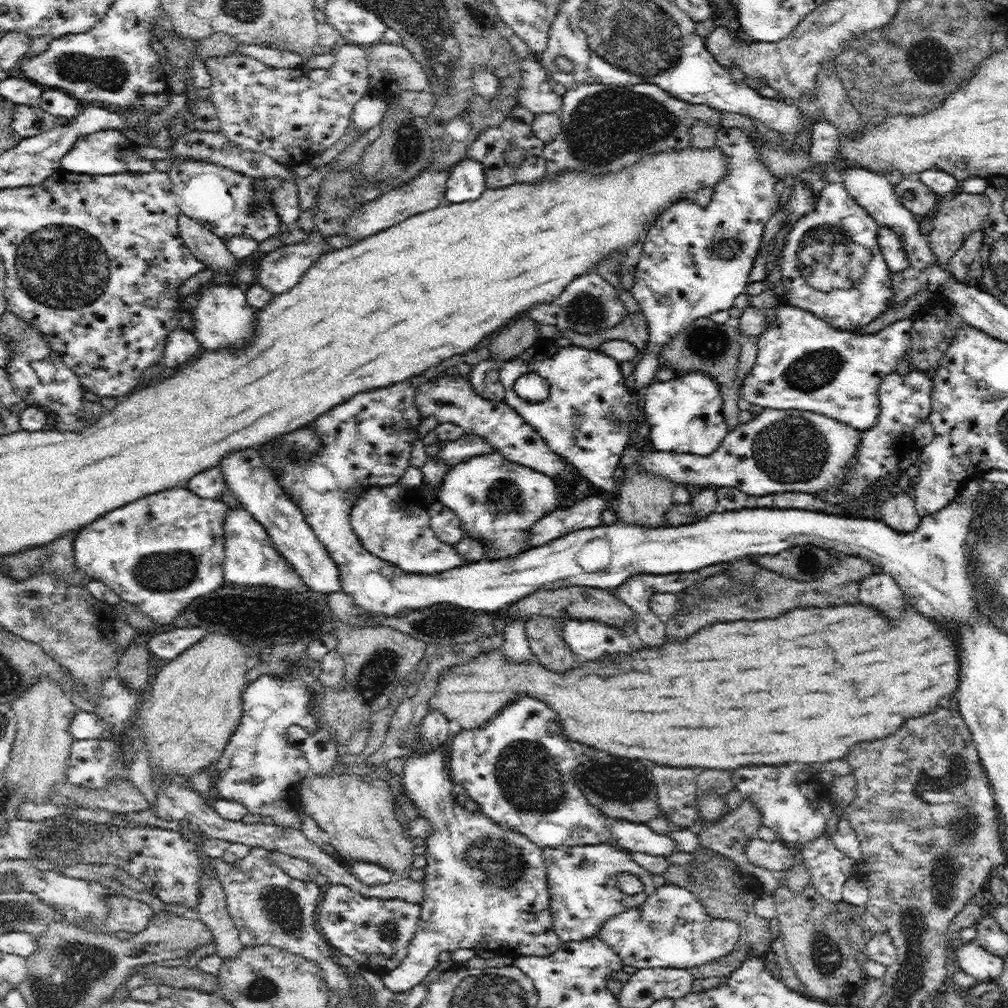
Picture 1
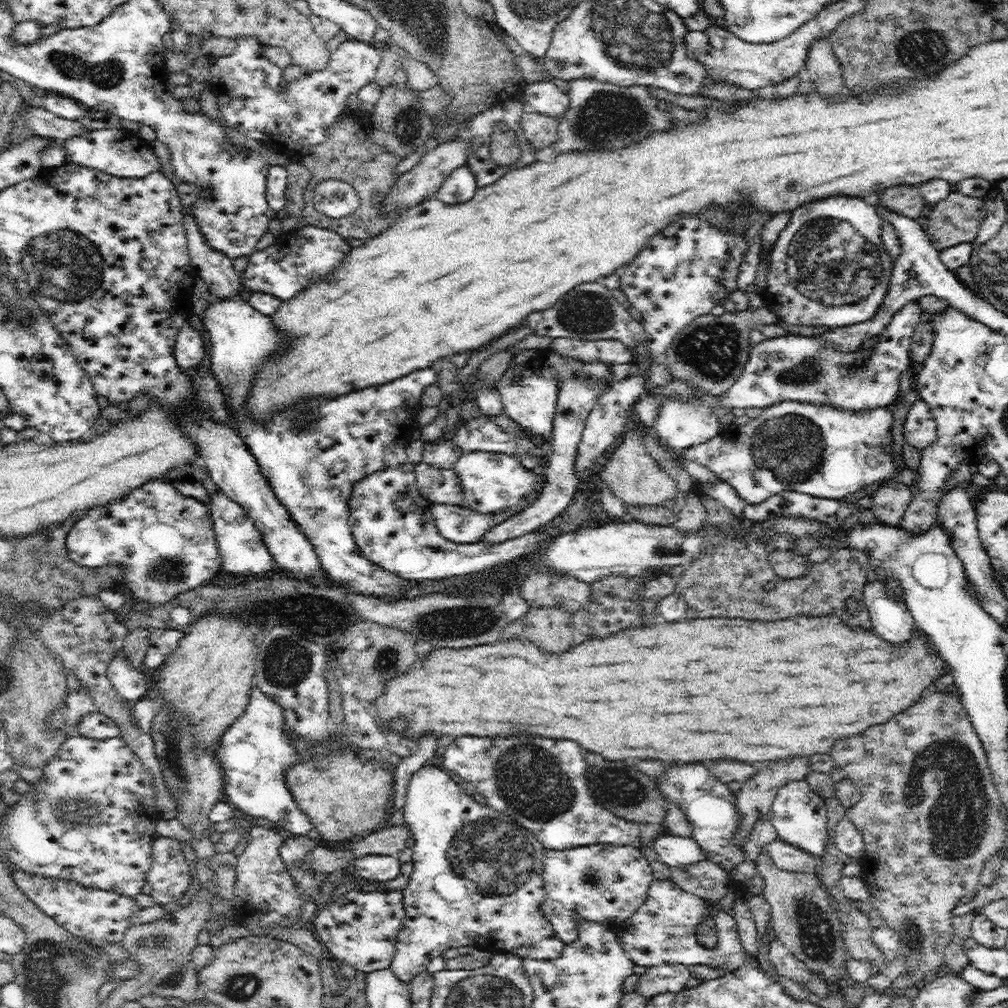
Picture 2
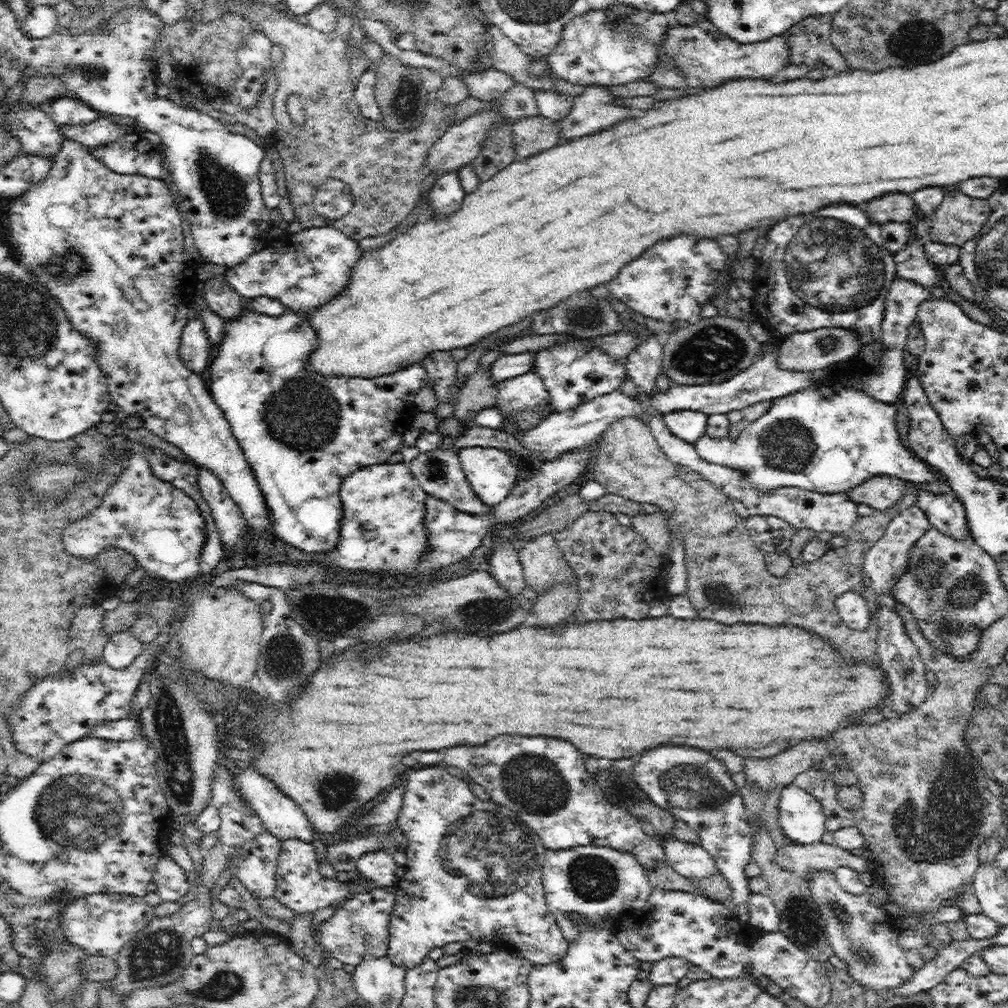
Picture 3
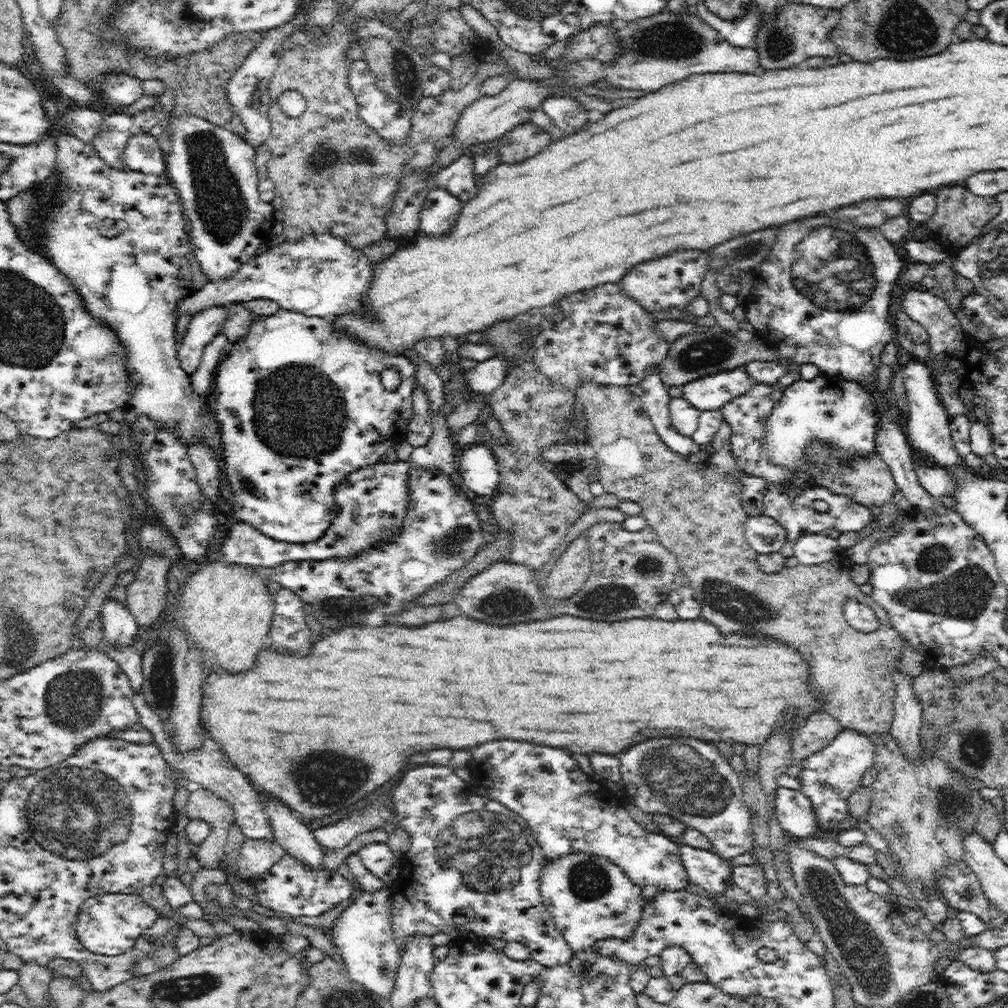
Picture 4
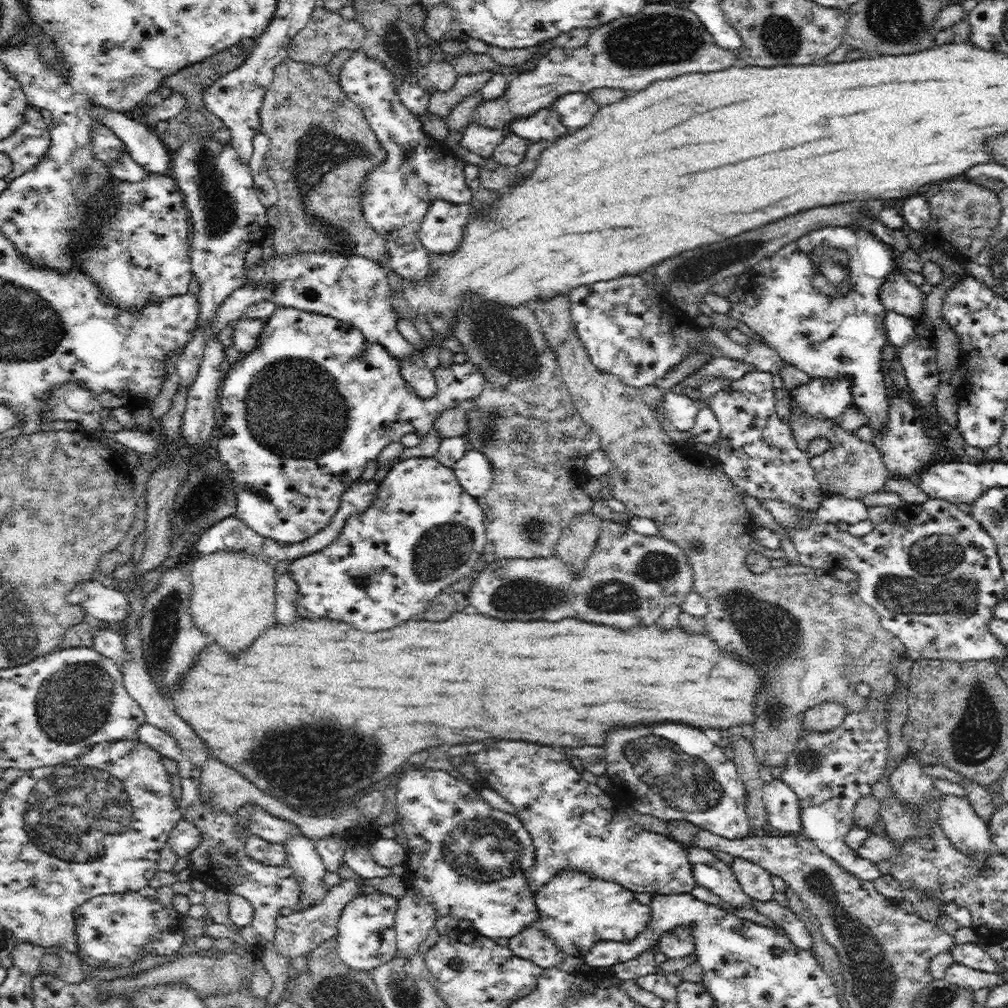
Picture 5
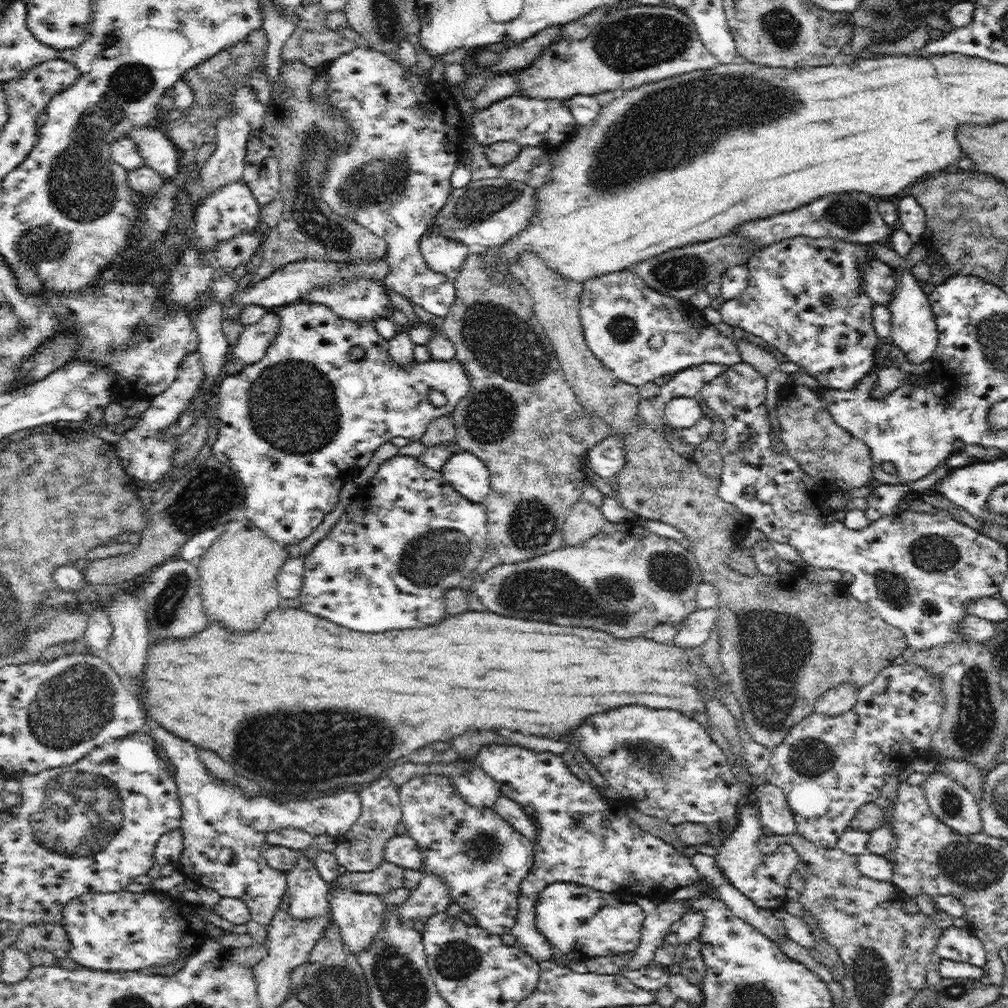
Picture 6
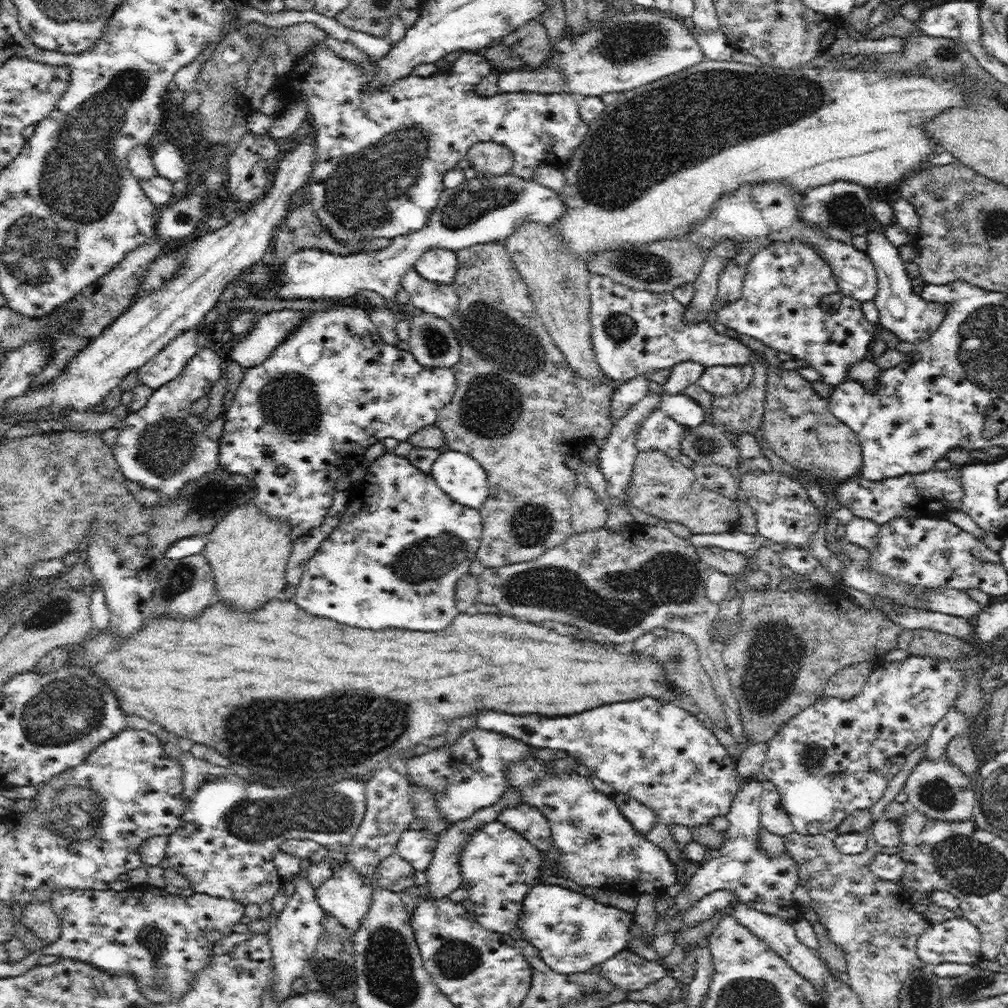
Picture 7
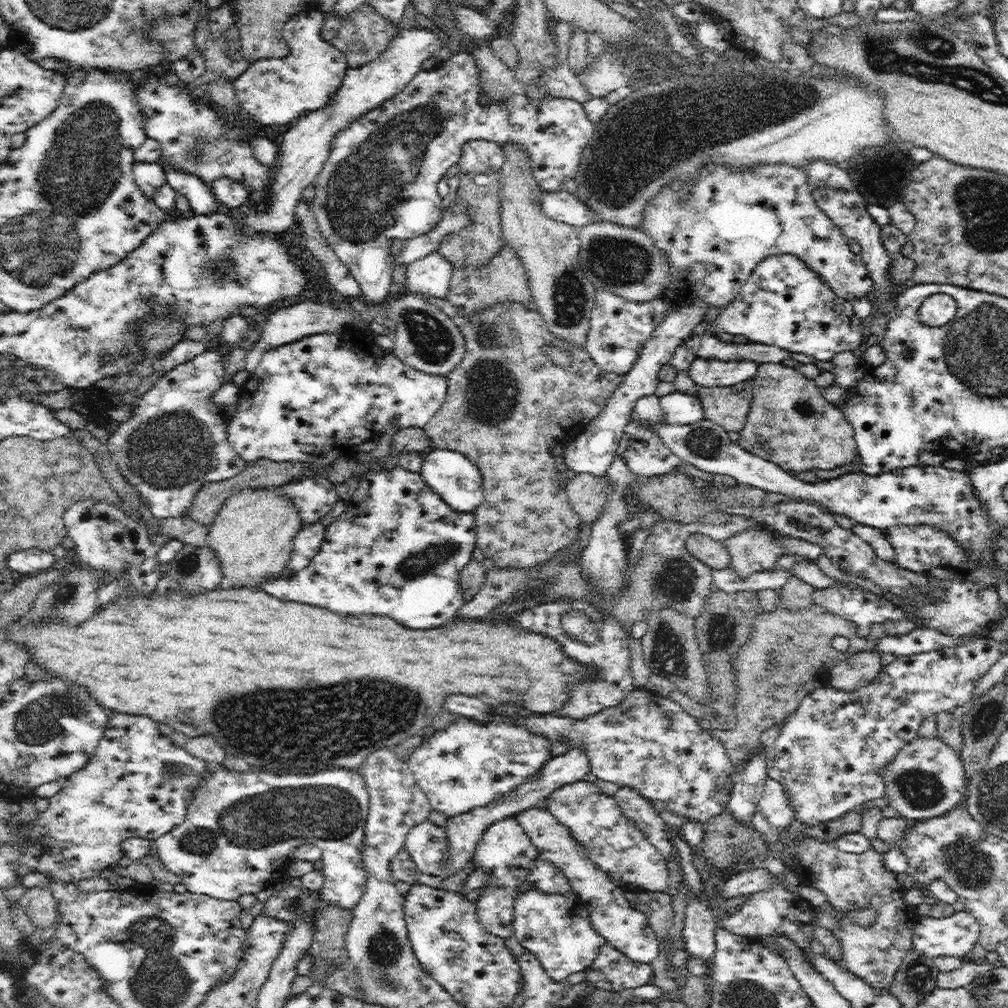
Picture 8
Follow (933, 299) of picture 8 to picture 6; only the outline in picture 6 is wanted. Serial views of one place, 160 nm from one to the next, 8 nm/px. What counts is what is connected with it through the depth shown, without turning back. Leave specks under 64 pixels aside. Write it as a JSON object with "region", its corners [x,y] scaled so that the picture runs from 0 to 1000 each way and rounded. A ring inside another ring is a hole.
{"region":[[[903,267],[888,268],[888,273],[893,279],[893,286],[887,290],[887,296],[880,303],[883,309],[883,332],[886,340],[897,348],[899,357],[904,361],[914,361],[927,354],[927,347],[931,341],[929,313],[920,292],[915,289]]]}

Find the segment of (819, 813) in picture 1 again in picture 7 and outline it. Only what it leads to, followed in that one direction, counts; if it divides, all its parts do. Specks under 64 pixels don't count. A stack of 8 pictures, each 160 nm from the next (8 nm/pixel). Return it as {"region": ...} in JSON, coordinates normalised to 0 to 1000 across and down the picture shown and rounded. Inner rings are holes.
{"region":[[[756,772],[756,792],[753,800],[755,819],[766,827],[780,830],[787,824],[782,805],[775,797],[775,790],[769,778],[760,772]]]}

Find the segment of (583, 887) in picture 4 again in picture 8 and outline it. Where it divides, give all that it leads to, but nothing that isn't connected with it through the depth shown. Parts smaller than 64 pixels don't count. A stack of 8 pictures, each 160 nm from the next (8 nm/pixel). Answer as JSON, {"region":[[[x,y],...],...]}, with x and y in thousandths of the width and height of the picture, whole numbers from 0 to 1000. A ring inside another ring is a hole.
{"region":[[[532,882],[515,886],[508,922],[512,933],[534,950],[550,974],[558,974],[565,966],[583,962],[595,938],[601,936],[599,930],[587,920],[584,904],[572,888],[540,886]]]}

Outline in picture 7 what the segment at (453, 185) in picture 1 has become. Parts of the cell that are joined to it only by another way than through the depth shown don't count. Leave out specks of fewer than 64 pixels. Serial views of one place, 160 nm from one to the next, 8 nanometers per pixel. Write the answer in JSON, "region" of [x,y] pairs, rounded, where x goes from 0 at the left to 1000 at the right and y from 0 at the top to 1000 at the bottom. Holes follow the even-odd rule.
{"region":[[[428,246],[417,253],[411,267],[418,275],[431,281],[449,282],[454,268],[454,257],[449,248]]]}

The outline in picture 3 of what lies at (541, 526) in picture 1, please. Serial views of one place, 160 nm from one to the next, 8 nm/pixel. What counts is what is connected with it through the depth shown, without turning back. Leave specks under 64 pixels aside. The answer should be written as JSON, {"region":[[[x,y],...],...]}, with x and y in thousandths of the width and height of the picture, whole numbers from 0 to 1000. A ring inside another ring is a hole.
{"region":[[[393,456],[393,459],[369,460],[349,468],[337,480],[337,493],[340,499],[341,512],[337,518],[337,536],[331,546],[323,550],[313,550],[313,556],[324,558],[327,562],[337,564],[362,567],[382,567],[388,571],[397,569],[411,569],[417,562],[419,552],[425,548],[425,527],[421,525],[423,512],[424,489],[407,466],[408,459]]]}

